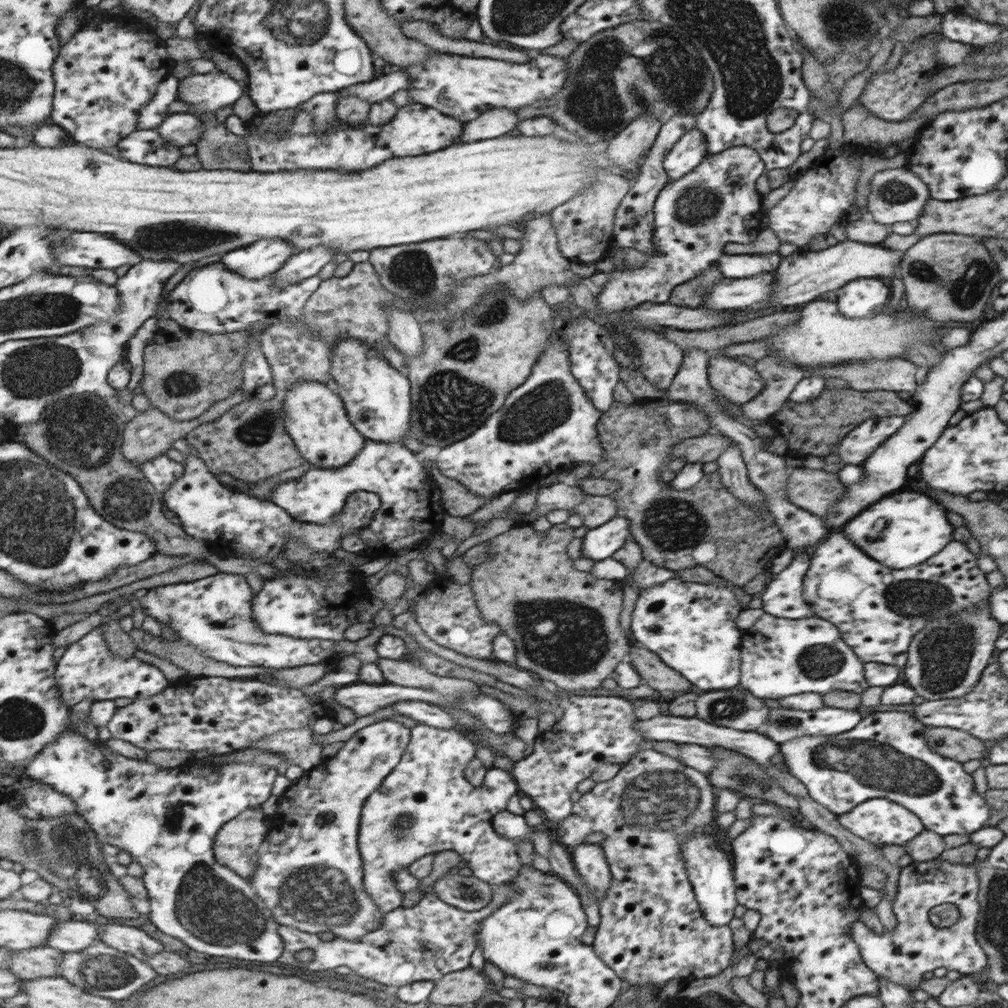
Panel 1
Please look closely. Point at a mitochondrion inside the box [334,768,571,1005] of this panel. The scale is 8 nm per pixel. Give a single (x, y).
(404, 828)

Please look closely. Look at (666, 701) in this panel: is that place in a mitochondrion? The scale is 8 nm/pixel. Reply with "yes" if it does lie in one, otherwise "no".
no

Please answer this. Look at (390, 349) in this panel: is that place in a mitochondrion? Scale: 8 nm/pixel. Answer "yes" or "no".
no

